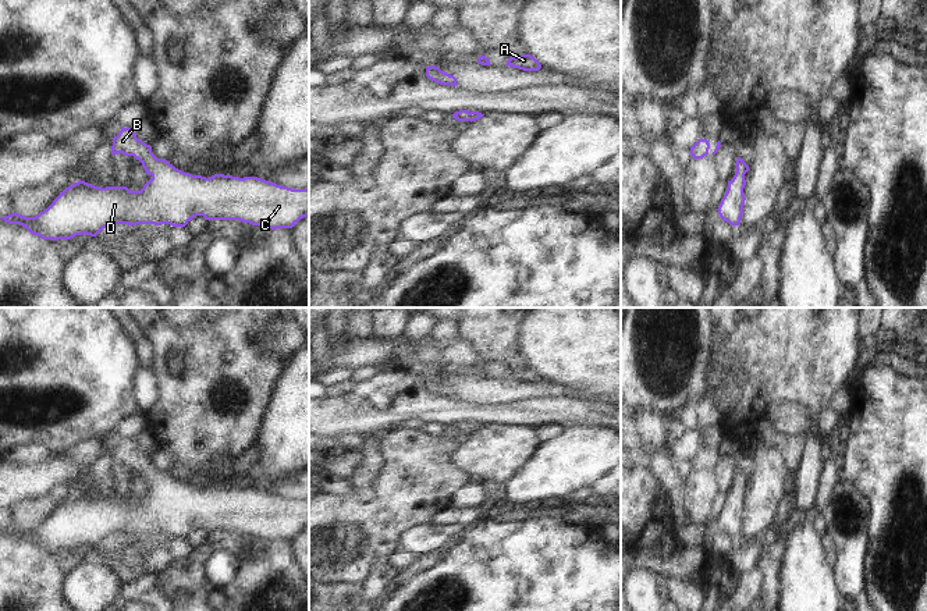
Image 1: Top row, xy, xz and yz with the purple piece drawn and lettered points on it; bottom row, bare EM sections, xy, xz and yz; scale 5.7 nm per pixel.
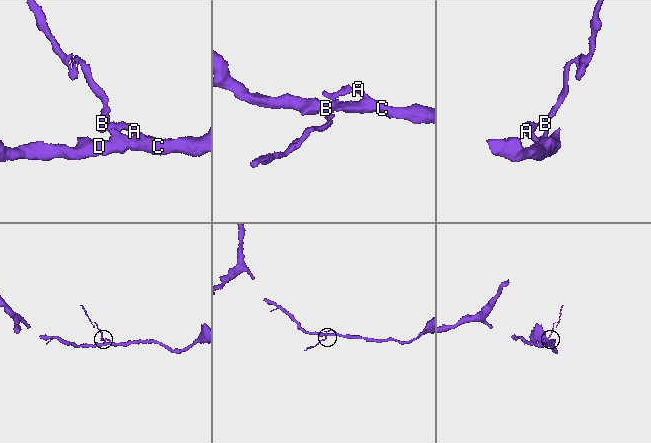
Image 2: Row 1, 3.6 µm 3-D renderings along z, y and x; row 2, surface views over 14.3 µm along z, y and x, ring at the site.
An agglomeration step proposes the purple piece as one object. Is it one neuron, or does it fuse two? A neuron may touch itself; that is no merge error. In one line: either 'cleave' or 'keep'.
keep

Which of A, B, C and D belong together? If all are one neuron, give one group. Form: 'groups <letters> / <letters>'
groups A B C D

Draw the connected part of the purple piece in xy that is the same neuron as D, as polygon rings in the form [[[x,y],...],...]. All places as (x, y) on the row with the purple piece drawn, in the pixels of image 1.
[[[124,128],[113,138],[111,154],[134,156],[152,178],[141,191],[95,187],[78,181],[65,188],[35,217],[18,213],[0,217],[42,239],[96,237],[111,224],[170,224],[185,227],[193,217],[239,220],[271,230],[292,228],[309,216],[309,189],[292,189],[258,177],[192,175],[157,159],[152,146]]]

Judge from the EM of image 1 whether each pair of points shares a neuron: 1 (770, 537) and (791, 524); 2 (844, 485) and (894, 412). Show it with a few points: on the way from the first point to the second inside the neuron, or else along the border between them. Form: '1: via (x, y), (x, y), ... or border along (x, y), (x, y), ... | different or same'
1: via (775, 533), (785, 528) | same
2: border along (841, 475), (870, 503) | different

